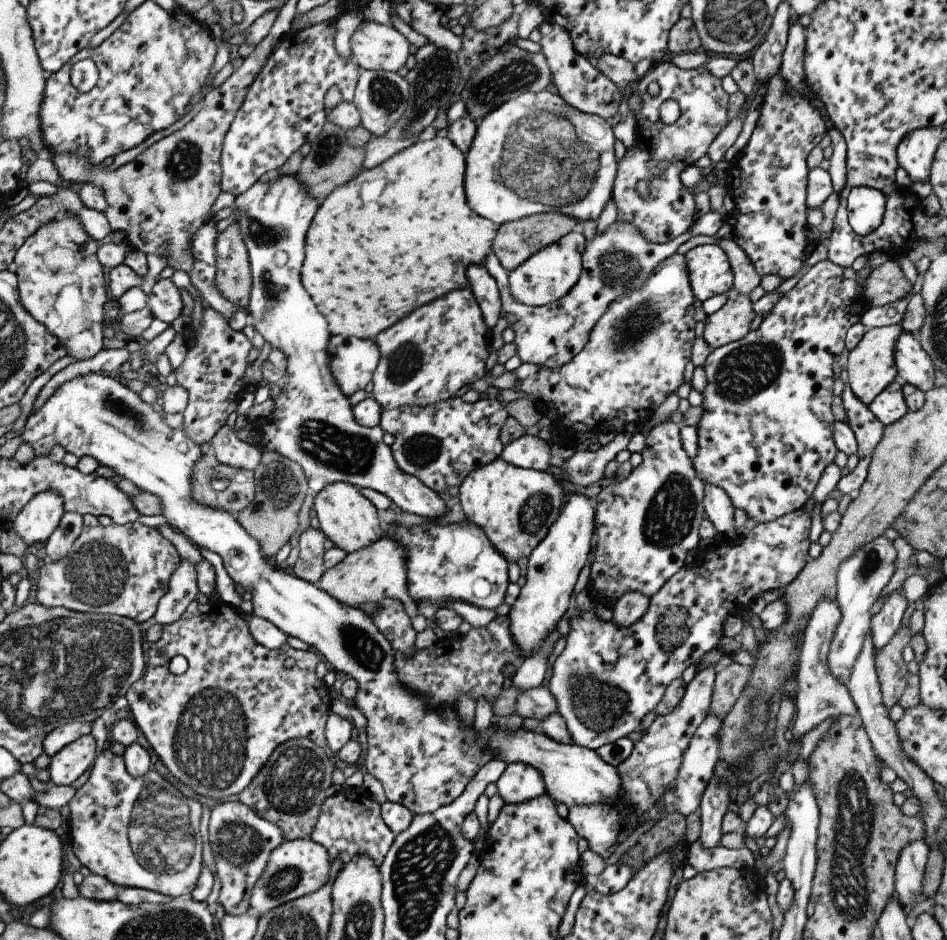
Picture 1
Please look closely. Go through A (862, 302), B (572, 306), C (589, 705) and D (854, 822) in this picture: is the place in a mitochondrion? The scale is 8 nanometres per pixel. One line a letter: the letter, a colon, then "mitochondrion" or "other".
A: other
B: other
C: mitochondrion
D: mitochondrion

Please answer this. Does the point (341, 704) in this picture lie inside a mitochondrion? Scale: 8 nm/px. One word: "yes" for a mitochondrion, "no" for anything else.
no

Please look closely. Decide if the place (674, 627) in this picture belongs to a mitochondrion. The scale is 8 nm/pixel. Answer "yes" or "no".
yes

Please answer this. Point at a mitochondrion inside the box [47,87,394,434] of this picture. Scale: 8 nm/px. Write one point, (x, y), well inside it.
(184, 162)

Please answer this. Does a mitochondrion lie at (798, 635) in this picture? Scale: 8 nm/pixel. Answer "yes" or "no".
no

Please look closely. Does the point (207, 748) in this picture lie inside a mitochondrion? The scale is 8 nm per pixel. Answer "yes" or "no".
yes

